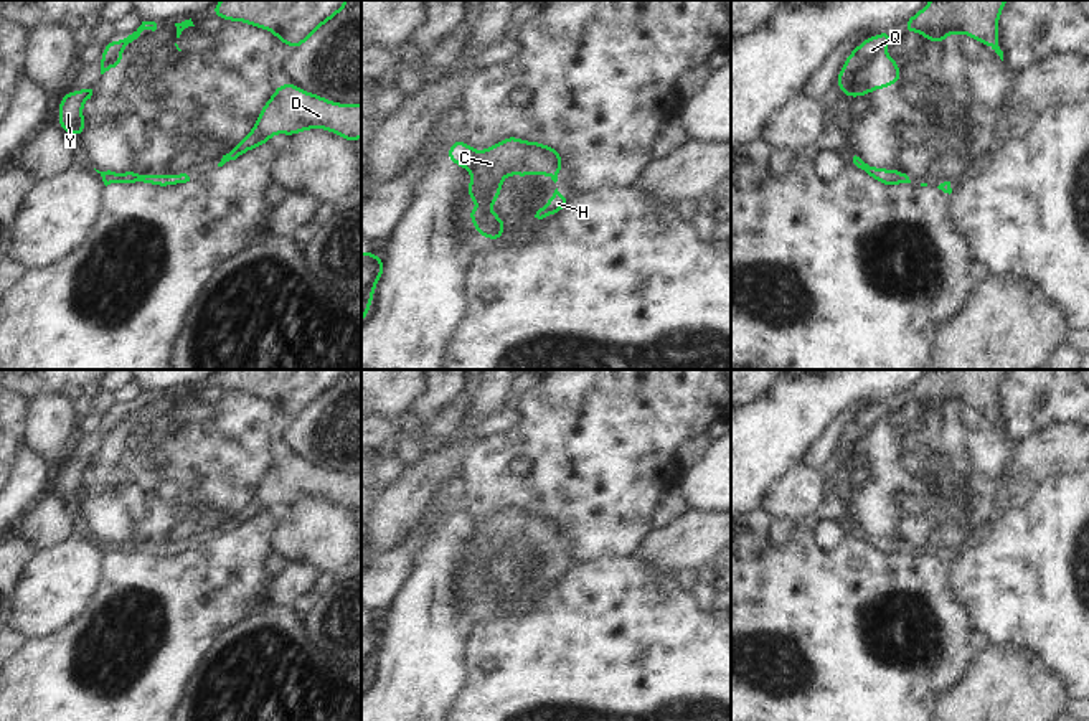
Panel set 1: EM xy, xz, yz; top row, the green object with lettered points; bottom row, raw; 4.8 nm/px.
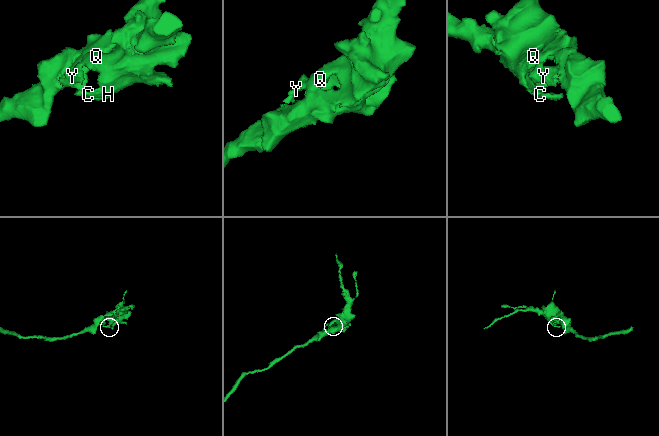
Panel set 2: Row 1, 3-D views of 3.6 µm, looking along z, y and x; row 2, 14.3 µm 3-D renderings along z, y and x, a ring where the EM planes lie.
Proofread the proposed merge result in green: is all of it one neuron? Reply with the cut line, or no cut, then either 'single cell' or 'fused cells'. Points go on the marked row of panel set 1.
xz (530, 144), (525, 154), (527, 170), (515, 174) | fused cells

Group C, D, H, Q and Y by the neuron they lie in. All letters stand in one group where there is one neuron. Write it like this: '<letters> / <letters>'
C / D H Q Y

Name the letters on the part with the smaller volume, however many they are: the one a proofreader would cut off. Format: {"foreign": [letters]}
{"foreign": ["C"]}

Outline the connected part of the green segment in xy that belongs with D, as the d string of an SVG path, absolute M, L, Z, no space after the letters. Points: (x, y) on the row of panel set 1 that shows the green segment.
M290 81L280 84L261 109L251 132L223 155L218 167L269 144L276 134L294 137L310 129L333 132L353 144L361 139L361 104L338 104L307 89L300 91Z

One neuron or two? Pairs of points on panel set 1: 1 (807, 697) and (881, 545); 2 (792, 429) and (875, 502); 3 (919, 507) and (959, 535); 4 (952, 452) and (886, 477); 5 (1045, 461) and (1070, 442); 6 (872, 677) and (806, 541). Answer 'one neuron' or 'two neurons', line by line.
1: one neuron
2: two neurons
3: one neuron
4: one neuron
5: one neuron
6: one neuron

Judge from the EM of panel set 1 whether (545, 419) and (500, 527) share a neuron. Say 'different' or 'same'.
same

